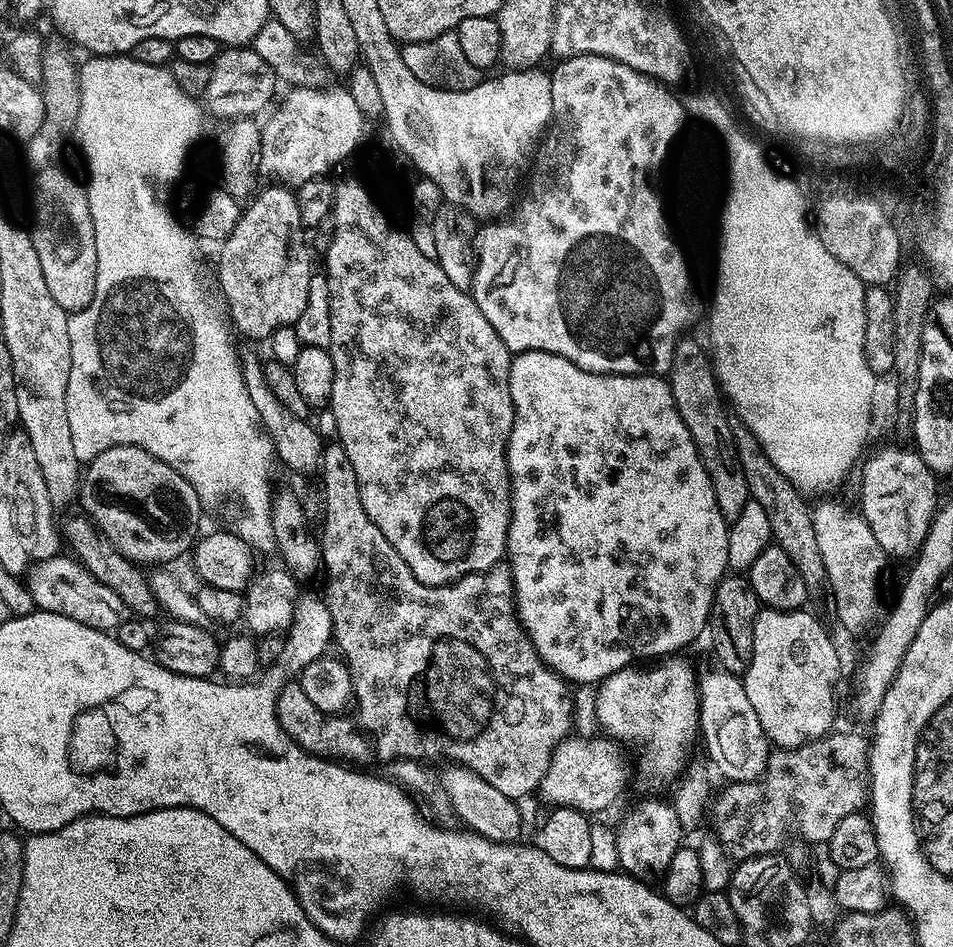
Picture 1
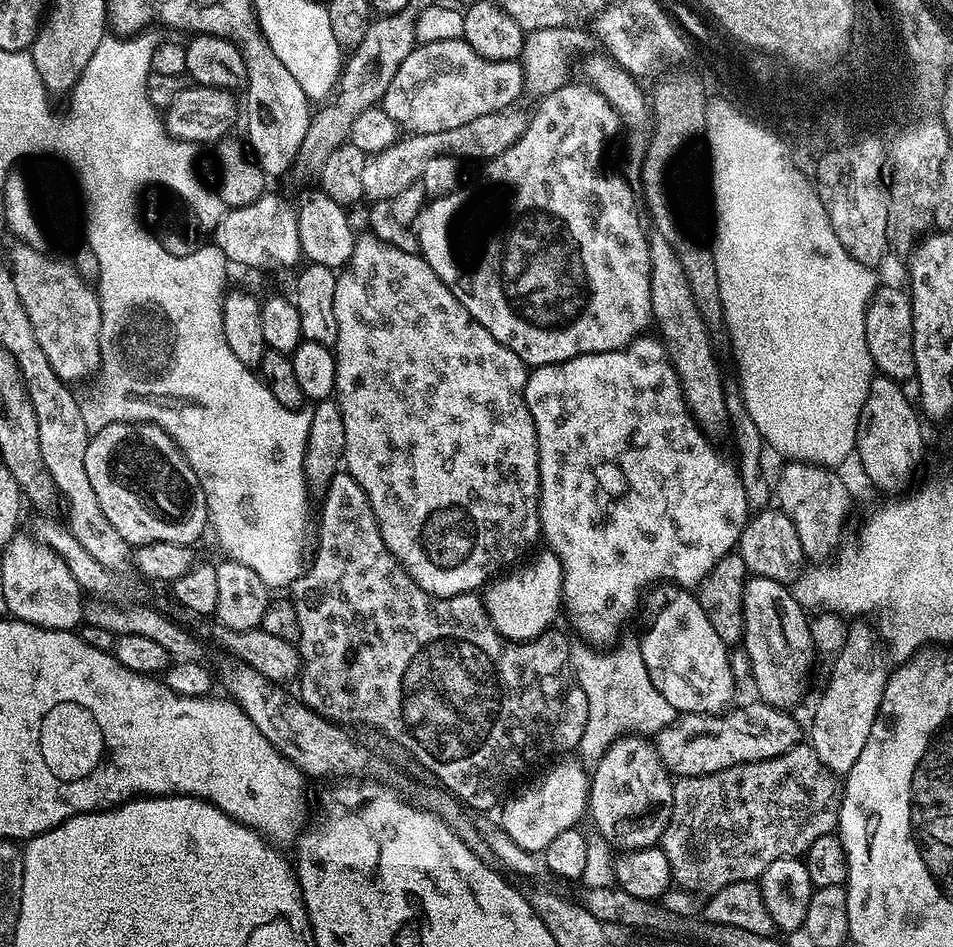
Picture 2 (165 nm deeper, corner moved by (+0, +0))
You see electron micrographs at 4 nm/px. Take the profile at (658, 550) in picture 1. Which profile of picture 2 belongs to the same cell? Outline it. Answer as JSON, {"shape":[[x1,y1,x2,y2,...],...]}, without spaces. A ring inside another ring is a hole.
{"shape":[[637,338,632,341,626,348,619,348,613,352,585,352,582,356,575,356,569,360,563,360,560,364,541,364,533,367,528,374,528,381,526,382,526,390,524,397,526,398,526,406,530,410,530,414,534,418,534,426,536,427,536,437,538,438,538,458,540,459,540,530,542,533,543,543,560,559,562,566,562,612,568,620,572,623,572,628,577,632,579,639,584,644,591,646,594,649,608,650,613,647,620,639,620,627,627,622,632,616,632,611,640,604,640,591,643,590,647,584,656,584,659,580,665,580,669,586,675,586,677,589,695,589,706,578,706,574,710,574,710,570,714,570,716,563,722,559,727,552,733,551,739,545,740,535,744,529,744,525,750,519,750,511,748,508,746,494,743,490,742,482,740,481,737,469,727,464,714,449,711,448,709,437,705,436,696,423,692,420,692,415,688,412,688,407,684,401,684,395,680,389,680,383,676,377,676,371,670,361,668,361,668,352,659,339,644,340,645,338]]}

